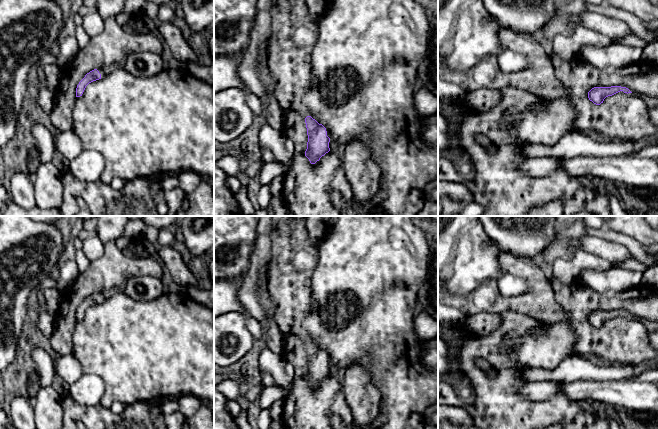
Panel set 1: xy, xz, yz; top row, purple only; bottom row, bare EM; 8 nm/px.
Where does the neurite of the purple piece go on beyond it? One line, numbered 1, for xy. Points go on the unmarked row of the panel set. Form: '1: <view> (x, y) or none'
1: none

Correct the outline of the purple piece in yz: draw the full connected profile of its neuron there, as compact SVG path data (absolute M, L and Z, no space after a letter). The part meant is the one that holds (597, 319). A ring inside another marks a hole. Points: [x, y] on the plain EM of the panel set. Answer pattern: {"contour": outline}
{"contour": "M621 310L594 311L588 316L588 322L594 328L600 329L606 321L612 320L620 315L627 318L632 317L628 312Z"}

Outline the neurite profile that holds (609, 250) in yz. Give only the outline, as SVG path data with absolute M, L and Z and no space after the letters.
M585 235L581 237L579 243L586 252L600 256L611 263L625 260L630 256L629 250L623 244L596 236Z

